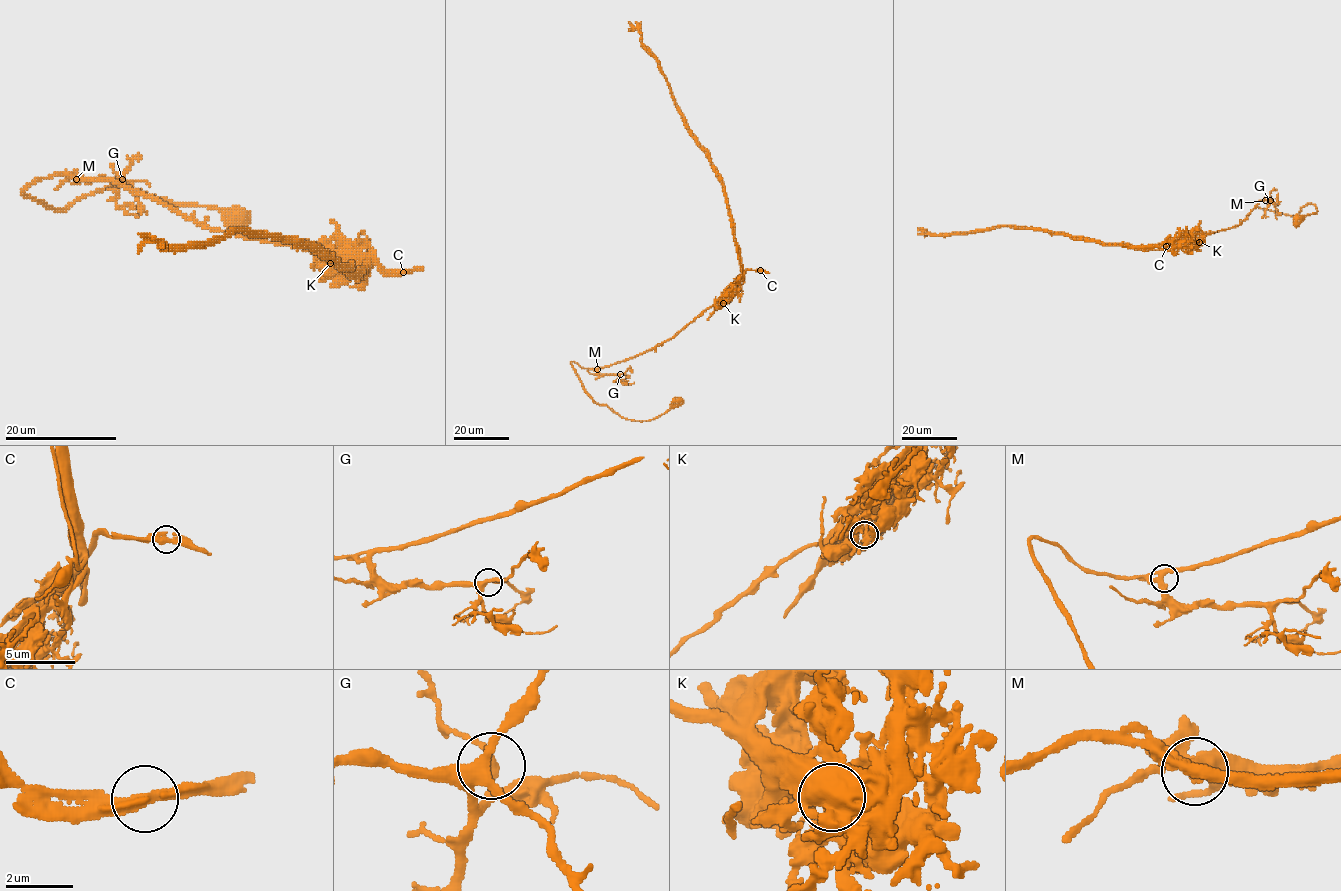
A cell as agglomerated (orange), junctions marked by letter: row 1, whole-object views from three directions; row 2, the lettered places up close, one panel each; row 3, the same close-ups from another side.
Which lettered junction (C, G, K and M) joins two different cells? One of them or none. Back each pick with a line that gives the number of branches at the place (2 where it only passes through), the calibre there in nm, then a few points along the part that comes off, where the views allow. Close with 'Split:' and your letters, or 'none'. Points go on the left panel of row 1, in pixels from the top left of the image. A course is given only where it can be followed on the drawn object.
K: Branches: 2. Thickness 320 nm. Course of the part to remove: (330, 262), (366, 259), (361, 269), (345, 268), (303, 243), (250, 232), (167, 247), (139, 233)
Split: K

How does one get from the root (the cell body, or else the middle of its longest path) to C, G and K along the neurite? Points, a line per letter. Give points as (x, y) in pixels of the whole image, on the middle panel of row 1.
C: (678, 401), (651, 420), (623, 418), (593, 400), (571, 362), (595, 369), (648, 351), (747, 269), (760, 270)
G: (678, 401), (651, 420), (623, 418), (593, 400), (571, 362), (600, 374), (620, 374)
K: (678, 401), (651, 420), (623, 418), (593, 400), (571, 362), (595, 369), (635, 357), (723, 304)

